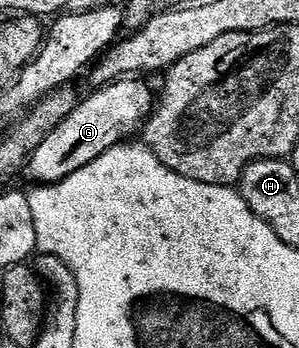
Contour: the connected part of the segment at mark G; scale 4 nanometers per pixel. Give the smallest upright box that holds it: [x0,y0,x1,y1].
[25,78,153,185]

